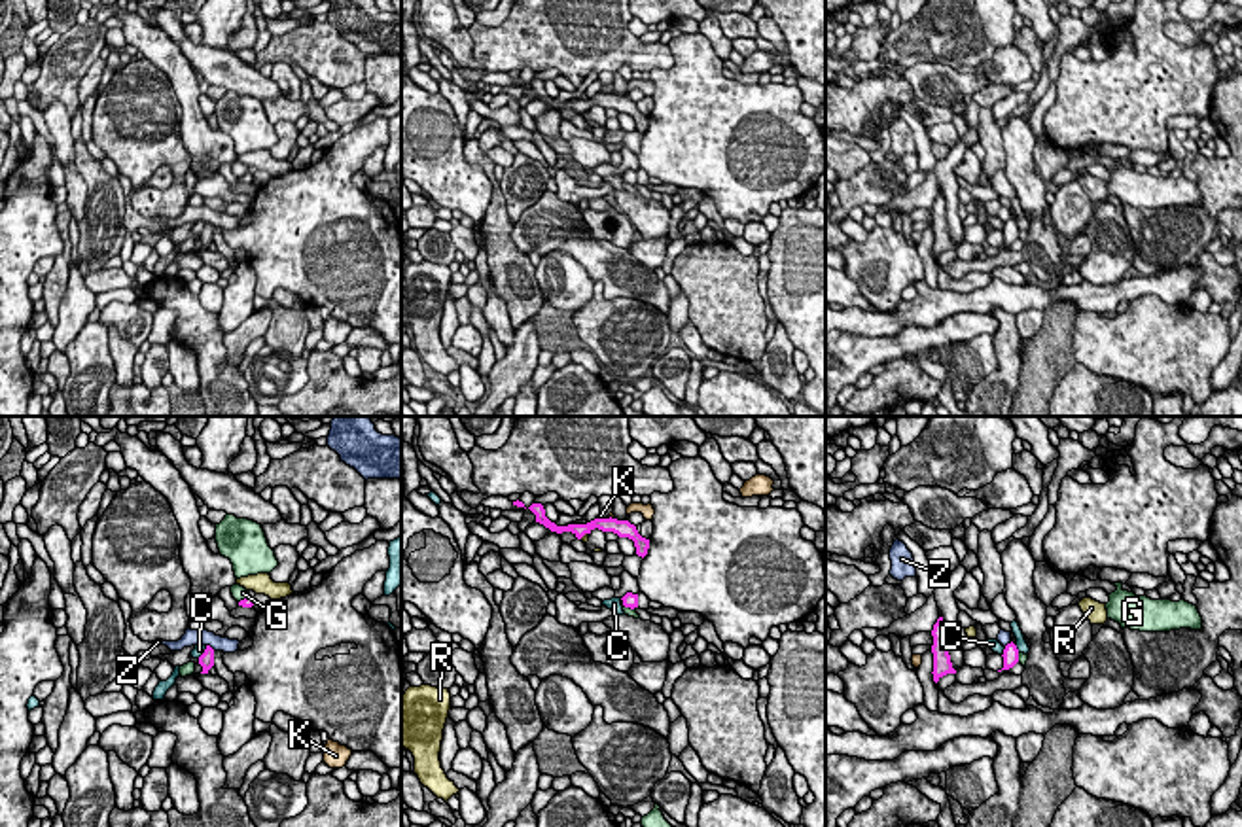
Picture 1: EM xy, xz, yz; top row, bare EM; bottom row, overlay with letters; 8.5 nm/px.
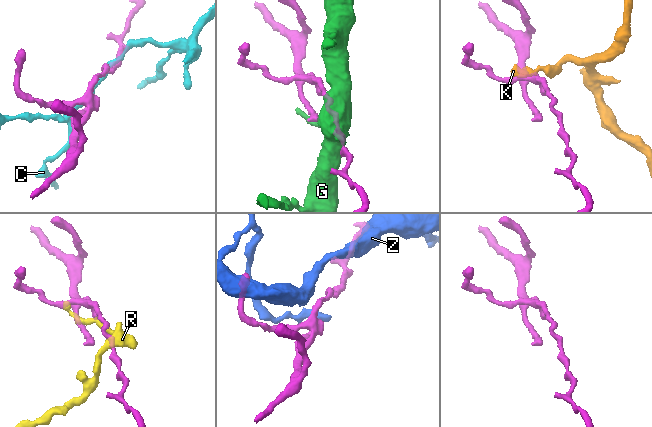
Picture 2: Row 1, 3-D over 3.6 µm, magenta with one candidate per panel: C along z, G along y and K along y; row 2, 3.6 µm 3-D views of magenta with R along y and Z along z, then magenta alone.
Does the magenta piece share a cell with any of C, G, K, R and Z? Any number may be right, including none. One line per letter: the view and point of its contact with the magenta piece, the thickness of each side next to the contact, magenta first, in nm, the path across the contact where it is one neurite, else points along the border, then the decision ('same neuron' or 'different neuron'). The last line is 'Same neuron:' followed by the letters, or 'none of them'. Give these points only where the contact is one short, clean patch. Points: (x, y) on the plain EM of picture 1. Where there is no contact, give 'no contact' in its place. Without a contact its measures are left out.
C: contact yz (1017, 226); calibres 130 and 100 nm; different neuron
G: contact xz (625, 182); calibres 130 and 70 nm; different neuron
K: contact xz (599, 93); calibres 160 and 50 nm; border xz (599, 91), (603, 95); different neuron
R: contact xz (584, 110); calibres 130 and 60 nm; different neuron
Z: contact xy (209, 222); calibres 130 and 130 nm; border xy (207, 220), (214, 226); different neuron
Same neuron: none of them

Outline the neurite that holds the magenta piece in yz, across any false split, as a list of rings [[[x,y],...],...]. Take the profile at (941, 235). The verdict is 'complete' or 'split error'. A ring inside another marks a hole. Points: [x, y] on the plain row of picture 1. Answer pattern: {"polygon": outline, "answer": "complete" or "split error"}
{"polygon": [[[939,193],[937,199],[933,201],[932,212],[933,212],[933,221],[932,221],[933,248],[932,250],[933,250],[933,257],[937,259],[943,252],[956,250],[950,238],[947,218],[945,218],[943,193]]], "answer": "complete"}

